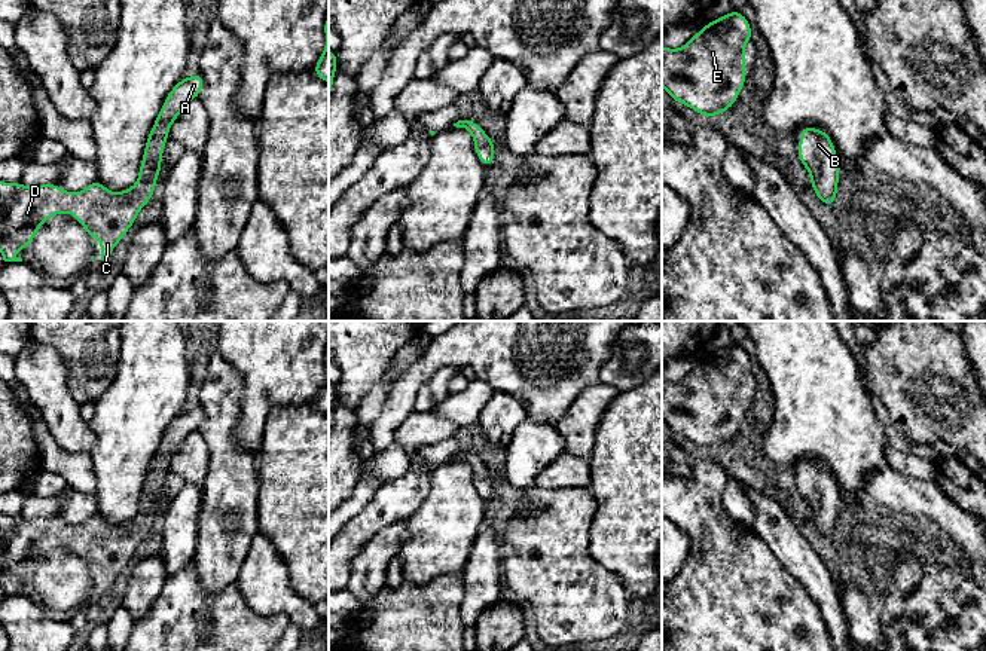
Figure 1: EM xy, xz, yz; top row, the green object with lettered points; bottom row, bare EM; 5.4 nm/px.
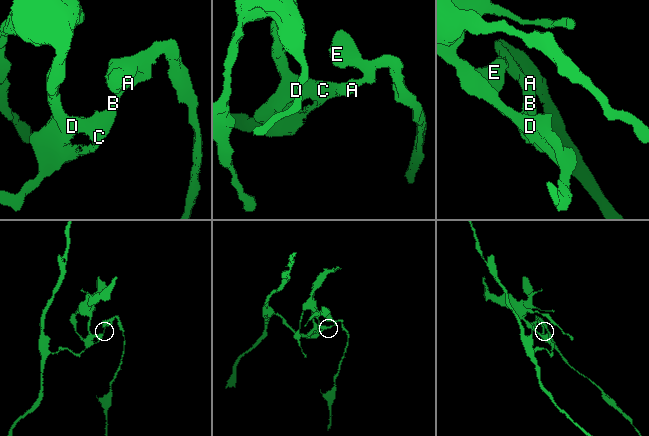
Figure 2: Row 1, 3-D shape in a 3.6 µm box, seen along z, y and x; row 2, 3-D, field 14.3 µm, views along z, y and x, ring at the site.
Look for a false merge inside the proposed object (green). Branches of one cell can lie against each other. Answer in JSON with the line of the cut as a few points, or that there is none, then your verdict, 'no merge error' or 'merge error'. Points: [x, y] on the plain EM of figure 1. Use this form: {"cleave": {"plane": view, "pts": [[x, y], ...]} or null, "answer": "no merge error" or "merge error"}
{"cleave": null, "answer": "no merge error"}

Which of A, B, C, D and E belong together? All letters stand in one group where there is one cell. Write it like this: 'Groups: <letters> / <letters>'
Groups: A B C D E

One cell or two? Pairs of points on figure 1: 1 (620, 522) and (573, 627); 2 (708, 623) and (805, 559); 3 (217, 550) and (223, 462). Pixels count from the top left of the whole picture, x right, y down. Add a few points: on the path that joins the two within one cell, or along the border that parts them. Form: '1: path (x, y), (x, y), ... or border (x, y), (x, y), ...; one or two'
1: border (589, 534), (589, 553), (626, 590); two
2: border (766, 543), (774, 556), (811, 596); two
3: path (220, 528), (223, 485); one

